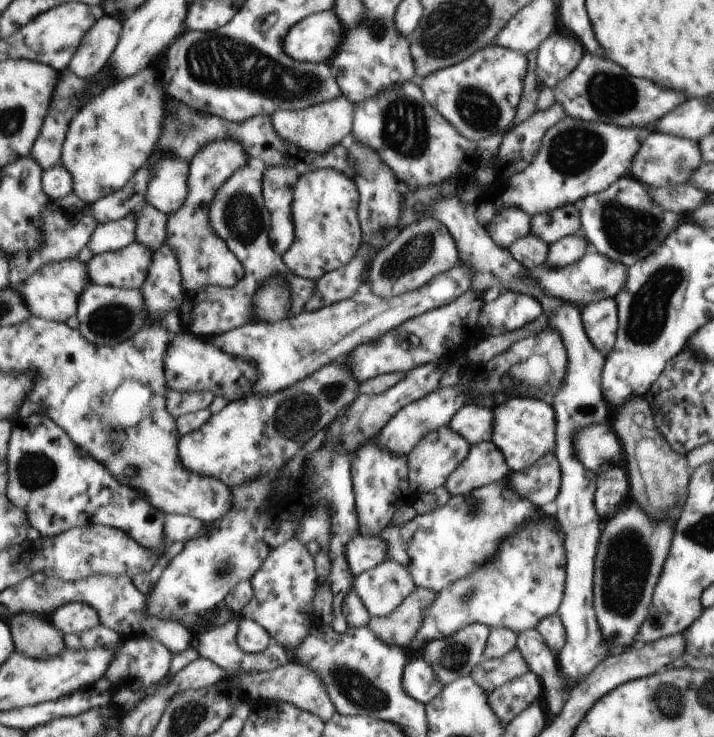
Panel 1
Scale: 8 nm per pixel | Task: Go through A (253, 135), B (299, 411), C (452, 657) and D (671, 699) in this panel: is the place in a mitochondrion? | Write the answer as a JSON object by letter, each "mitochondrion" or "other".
{"A":"other","B":"mitochondrion","C":"mitochondrion","D":"mitochondrion"}

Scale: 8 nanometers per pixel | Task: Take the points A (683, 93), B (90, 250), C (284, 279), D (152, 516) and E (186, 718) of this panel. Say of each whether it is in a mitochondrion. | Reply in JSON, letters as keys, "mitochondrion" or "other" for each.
{"A":"other","B":"other","C":"other","D":"other","E":"mitochondrion"}

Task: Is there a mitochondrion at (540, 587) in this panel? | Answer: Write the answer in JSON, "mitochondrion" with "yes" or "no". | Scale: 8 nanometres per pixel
{"mitochondrion":"no"}

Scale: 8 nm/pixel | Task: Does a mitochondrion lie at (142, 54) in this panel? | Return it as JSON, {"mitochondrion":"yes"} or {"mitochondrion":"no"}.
{"mitochondrion":"no"}

